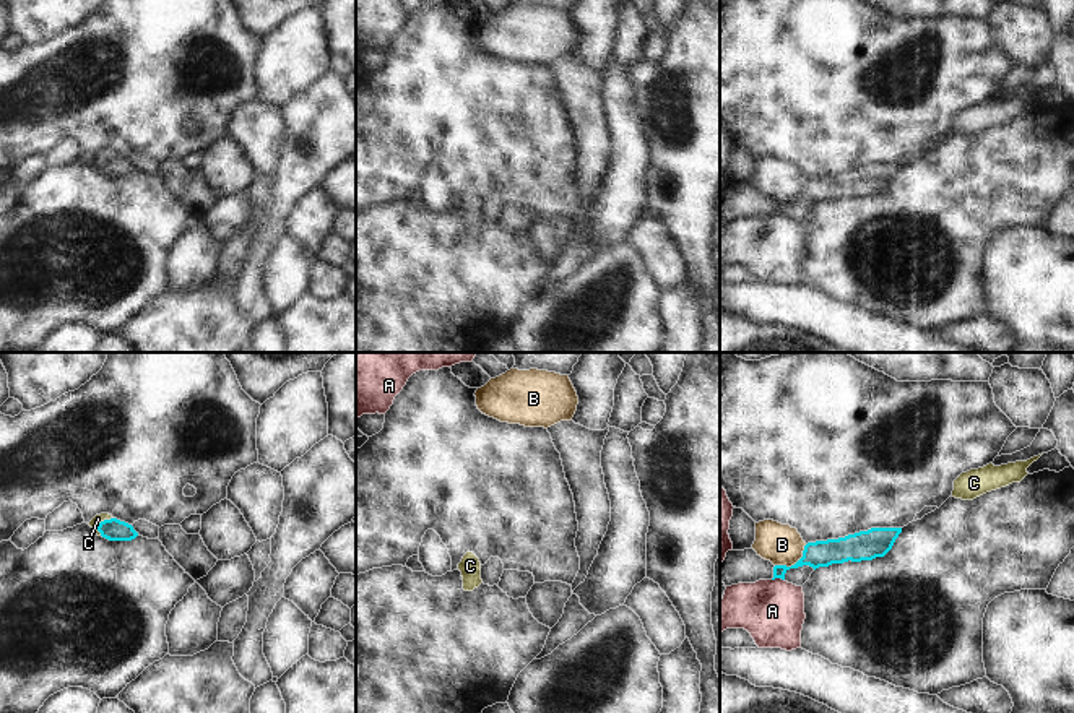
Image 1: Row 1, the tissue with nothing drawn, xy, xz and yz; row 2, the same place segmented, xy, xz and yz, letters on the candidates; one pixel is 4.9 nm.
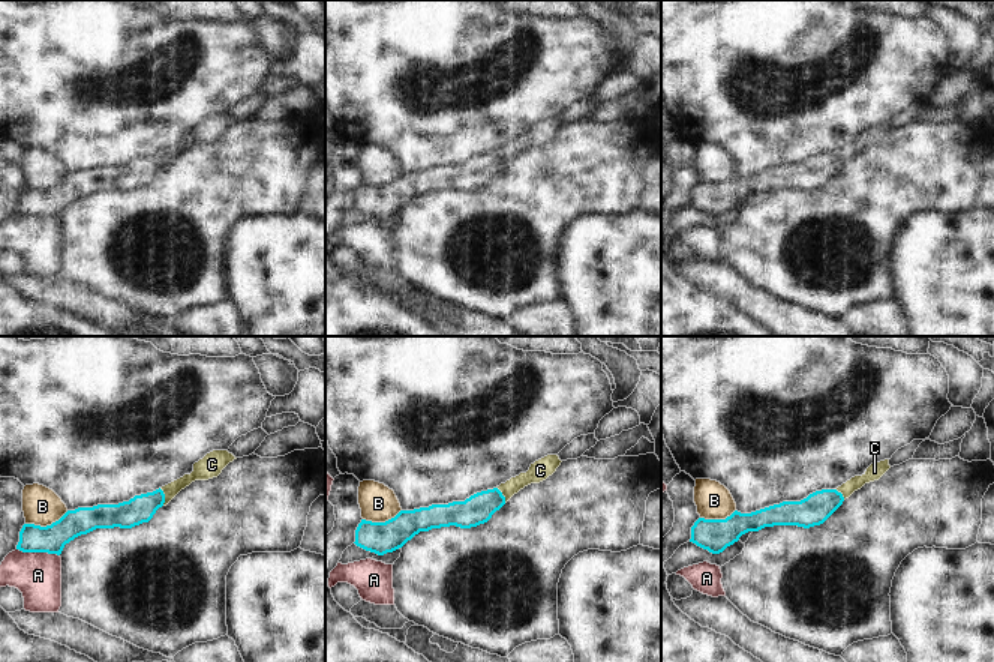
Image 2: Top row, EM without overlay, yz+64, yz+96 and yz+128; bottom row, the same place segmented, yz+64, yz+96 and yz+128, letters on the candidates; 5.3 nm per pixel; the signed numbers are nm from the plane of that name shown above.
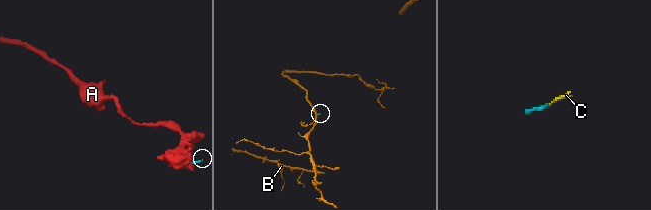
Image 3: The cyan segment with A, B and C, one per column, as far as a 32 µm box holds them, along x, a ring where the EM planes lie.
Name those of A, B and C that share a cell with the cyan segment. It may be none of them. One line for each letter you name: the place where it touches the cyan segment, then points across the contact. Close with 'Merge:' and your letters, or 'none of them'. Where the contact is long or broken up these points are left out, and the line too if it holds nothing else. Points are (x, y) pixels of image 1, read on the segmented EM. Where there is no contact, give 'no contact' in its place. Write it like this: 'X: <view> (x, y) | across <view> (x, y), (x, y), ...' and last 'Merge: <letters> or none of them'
C: xy (99, 523) | across xy (114, 530), (99, 523), (98, 518)
Merge: C

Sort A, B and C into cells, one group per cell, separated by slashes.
A / B / C

